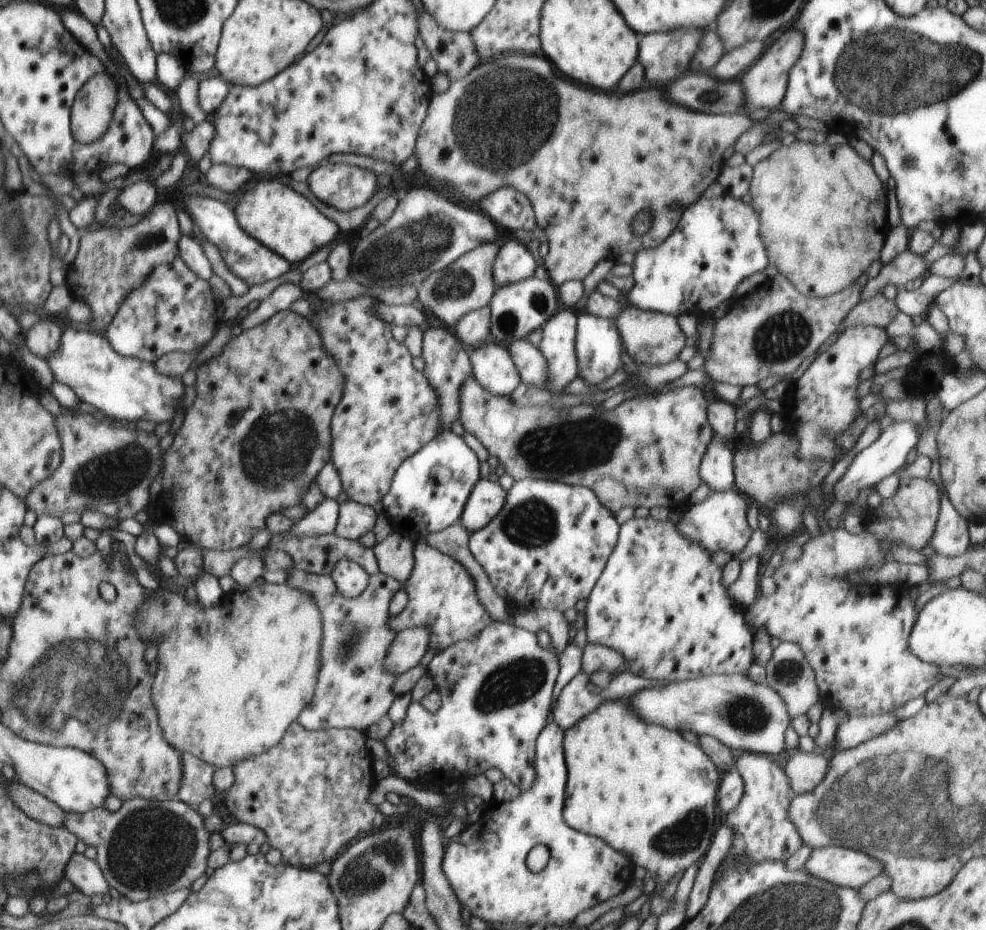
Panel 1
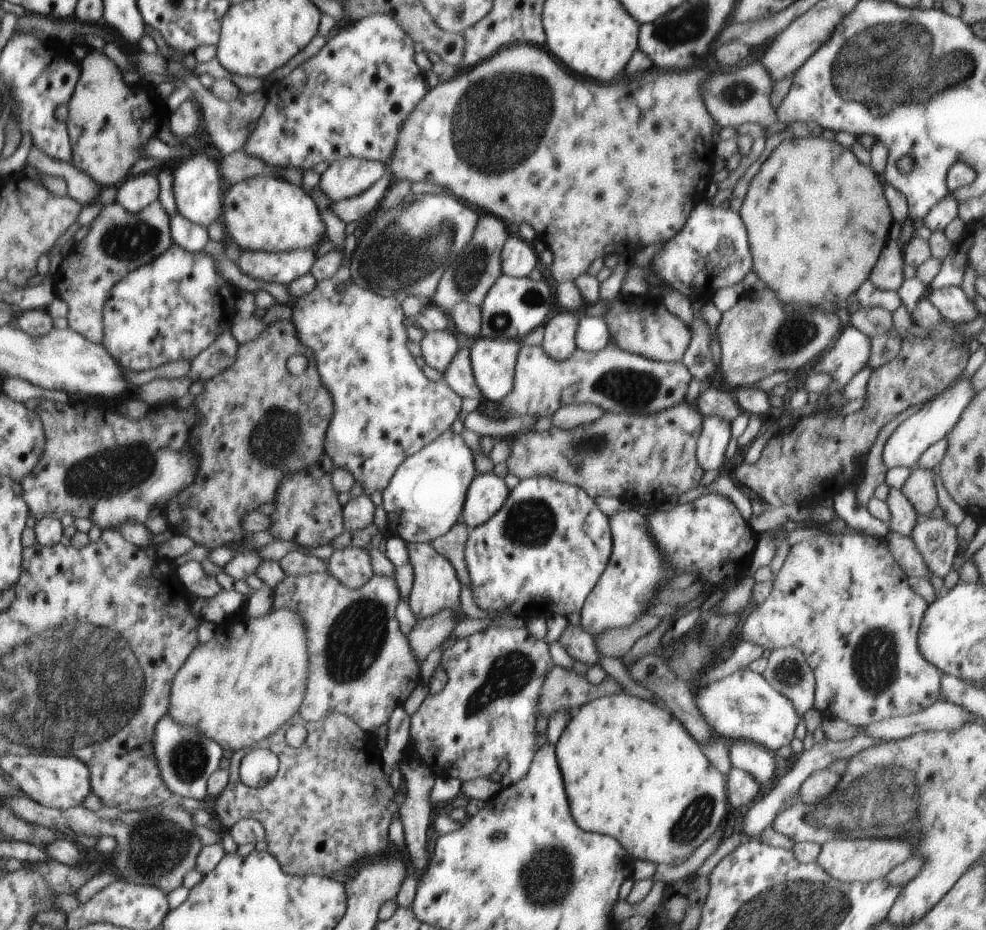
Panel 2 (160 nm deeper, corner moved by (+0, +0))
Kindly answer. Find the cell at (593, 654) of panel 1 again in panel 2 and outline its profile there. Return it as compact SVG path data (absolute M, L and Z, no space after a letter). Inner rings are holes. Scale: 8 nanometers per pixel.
M568 623L558 642L574 660L580 660L588 666L598 663L598 659L602 655L596 650L593 636L589 635L580 625L574 626Z

